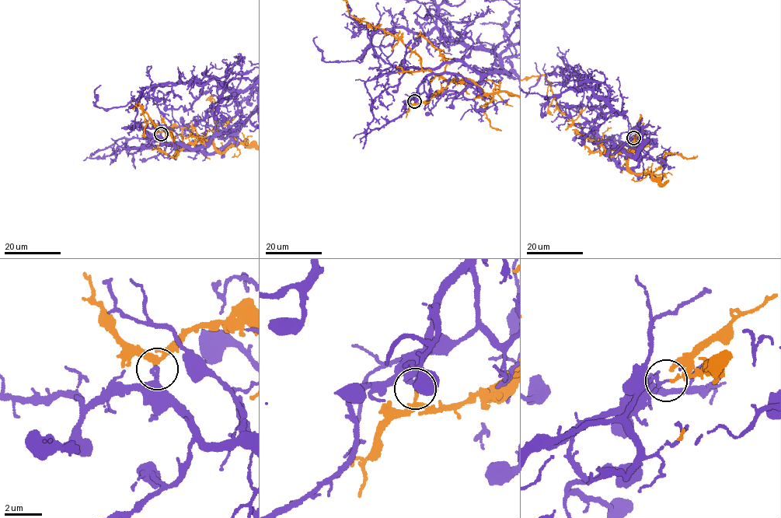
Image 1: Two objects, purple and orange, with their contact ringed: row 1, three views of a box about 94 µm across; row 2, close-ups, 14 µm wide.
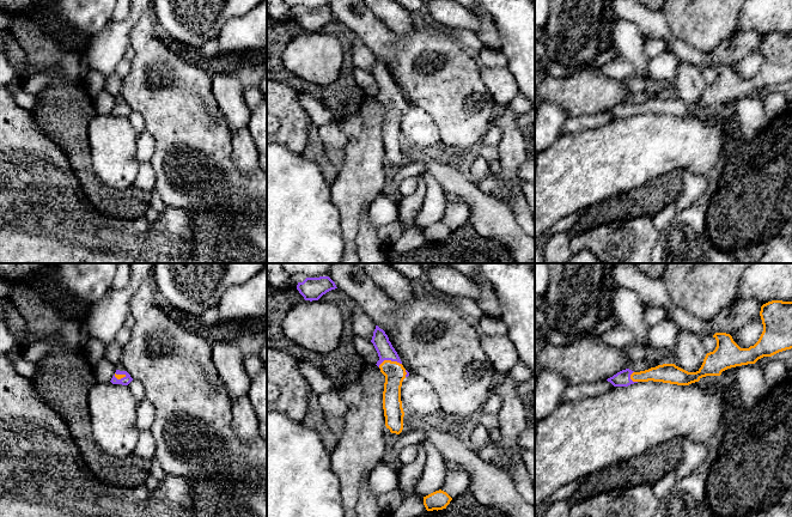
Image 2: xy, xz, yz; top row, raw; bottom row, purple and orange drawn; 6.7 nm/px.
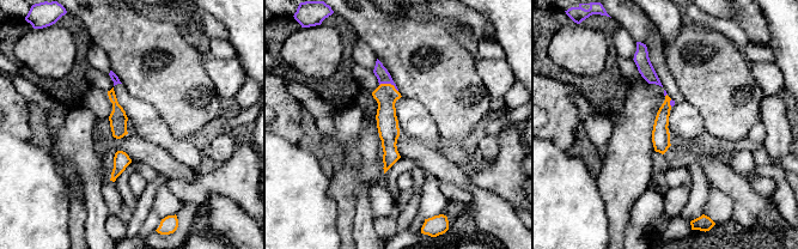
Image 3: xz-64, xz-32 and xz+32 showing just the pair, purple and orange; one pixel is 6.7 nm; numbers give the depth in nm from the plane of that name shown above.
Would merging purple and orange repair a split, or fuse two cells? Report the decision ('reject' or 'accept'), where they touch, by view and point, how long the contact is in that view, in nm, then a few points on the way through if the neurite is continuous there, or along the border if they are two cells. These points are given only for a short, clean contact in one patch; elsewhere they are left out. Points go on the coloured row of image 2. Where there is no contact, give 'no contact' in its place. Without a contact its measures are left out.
reject; contact xz (389, 359); length 160 nm

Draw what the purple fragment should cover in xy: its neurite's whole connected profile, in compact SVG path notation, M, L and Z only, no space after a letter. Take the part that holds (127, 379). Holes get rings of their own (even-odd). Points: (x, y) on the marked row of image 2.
M116 370L116 372L112 376L110 382L112 384L128 385L132 381L133 381L133 378L130 377L130 375L127 371Z

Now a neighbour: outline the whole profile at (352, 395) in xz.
M358 383L339 390L340 397L346 402L347 409L357 406L363 397L363 388Z

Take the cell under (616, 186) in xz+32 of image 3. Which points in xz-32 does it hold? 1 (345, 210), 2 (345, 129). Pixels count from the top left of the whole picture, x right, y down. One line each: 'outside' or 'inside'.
1: inside
2: outside

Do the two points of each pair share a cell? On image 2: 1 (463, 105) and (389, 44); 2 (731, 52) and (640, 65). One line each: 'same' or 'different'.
1: same
2: different

